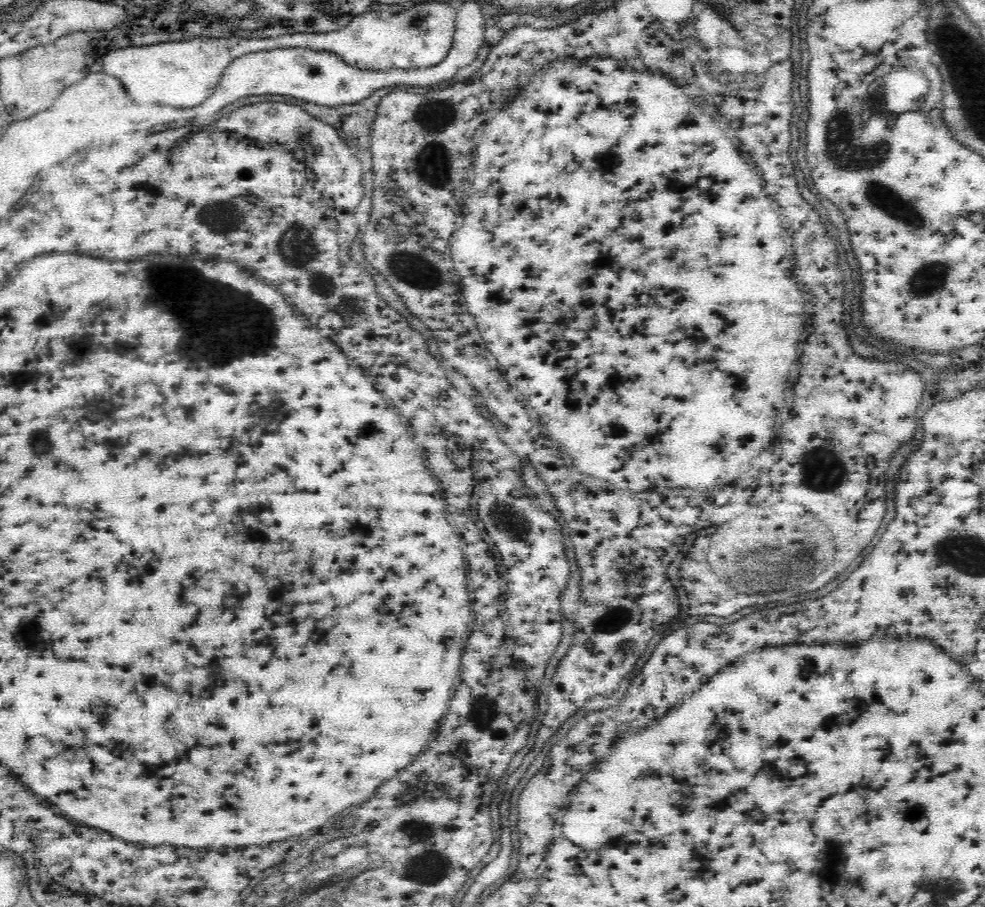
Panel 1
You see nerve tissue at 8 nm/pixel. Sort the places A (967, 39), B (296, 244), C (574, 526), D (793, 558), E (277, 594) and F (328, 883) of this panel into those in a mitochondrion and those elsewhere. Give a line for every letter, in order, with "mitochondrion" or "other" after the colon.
A: other
B: mitochondrion
C: other
D: mitochondrion
E: other
F: other

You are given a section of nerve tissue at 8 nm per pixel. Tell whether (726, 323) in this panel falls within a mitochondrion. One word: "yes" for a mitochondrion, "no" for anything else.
no

